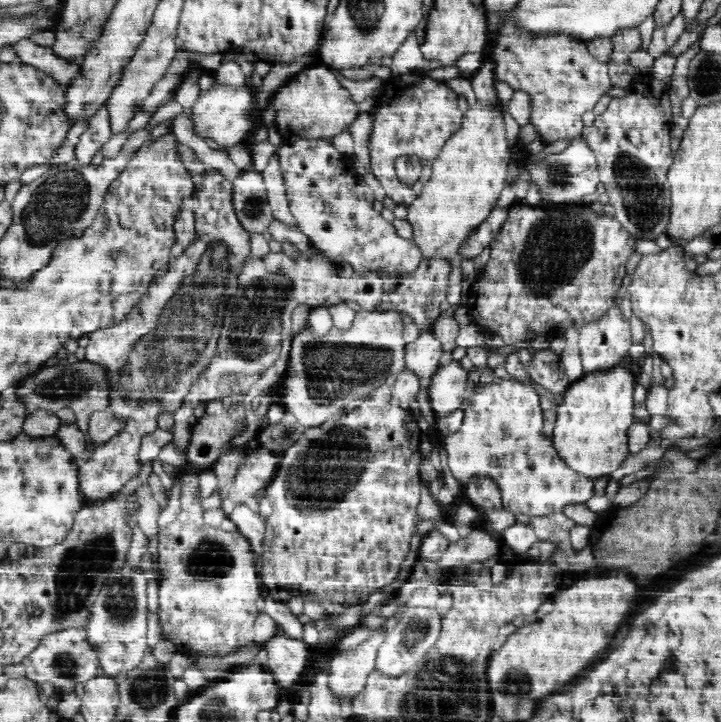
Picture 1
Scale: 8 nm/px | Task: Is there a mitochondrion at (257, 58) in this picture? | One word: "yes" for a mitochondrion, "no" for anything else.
no

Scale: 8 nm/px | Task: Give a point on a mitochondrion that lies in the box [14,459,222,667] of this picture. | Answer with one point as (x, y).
(81, 564)

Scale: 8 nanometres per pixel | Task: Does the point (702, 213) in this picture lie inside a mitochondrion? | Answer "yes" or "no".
no

